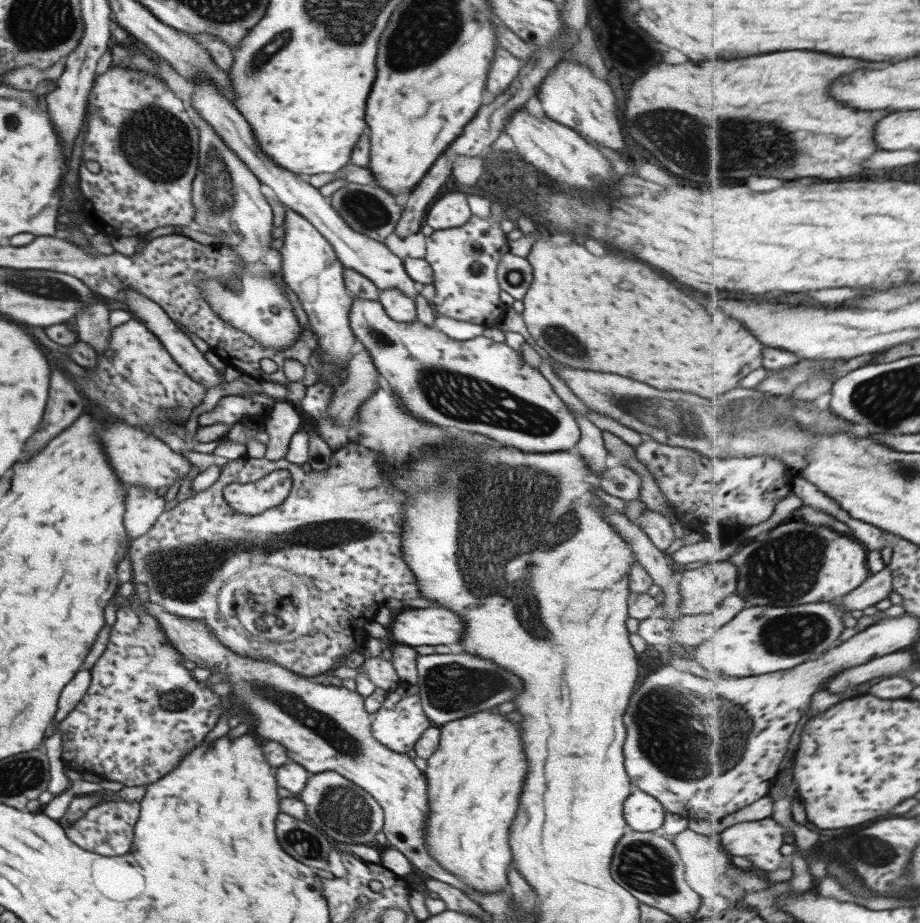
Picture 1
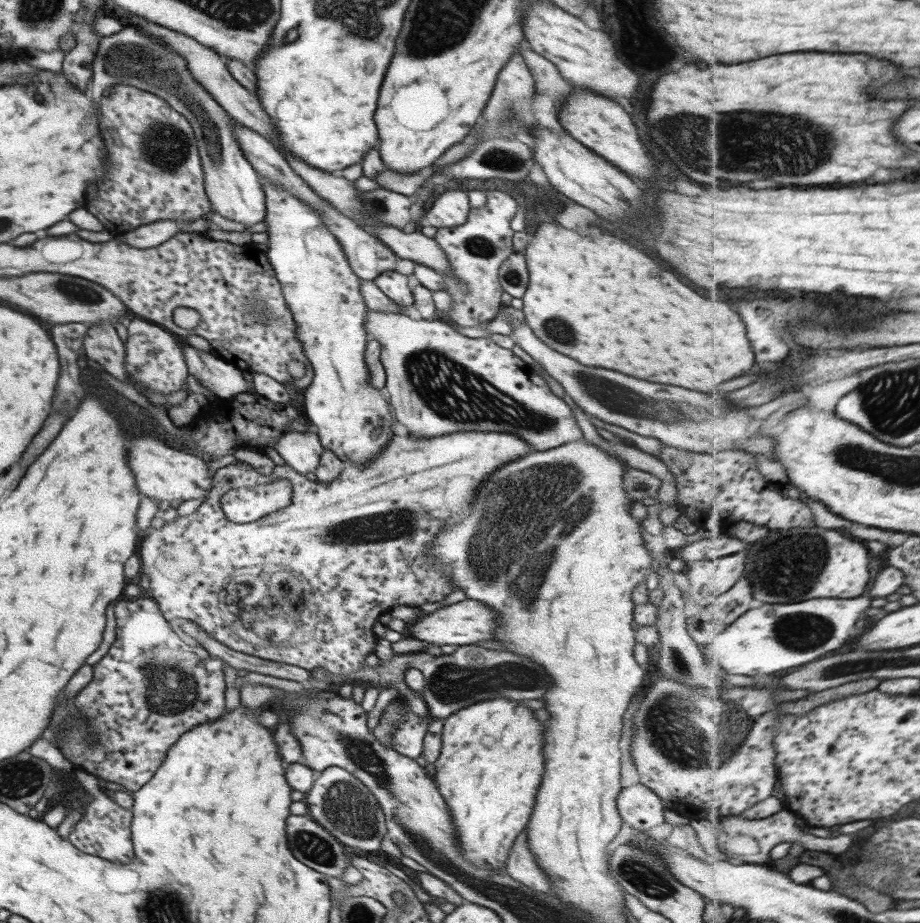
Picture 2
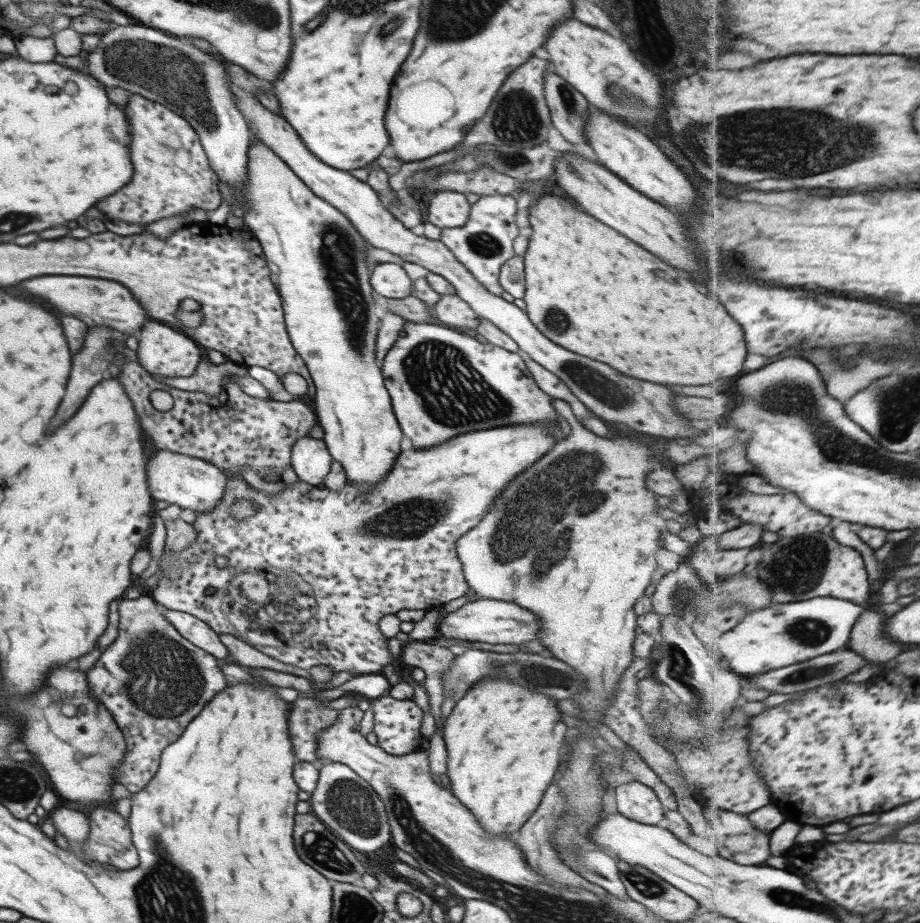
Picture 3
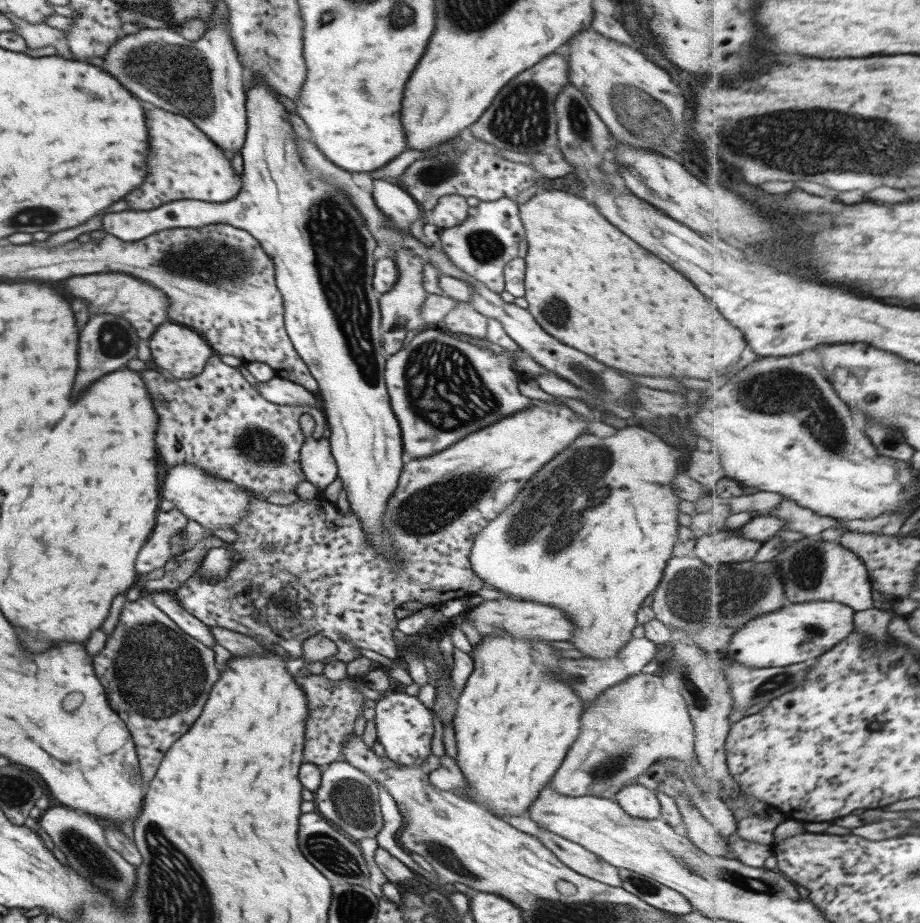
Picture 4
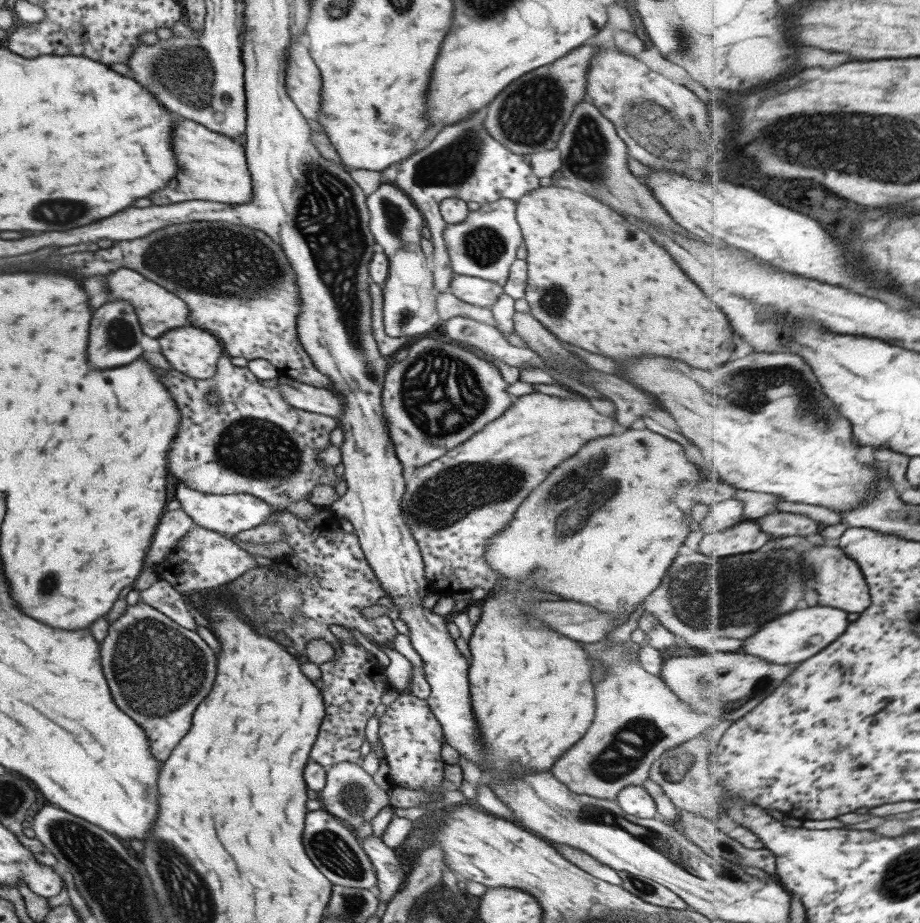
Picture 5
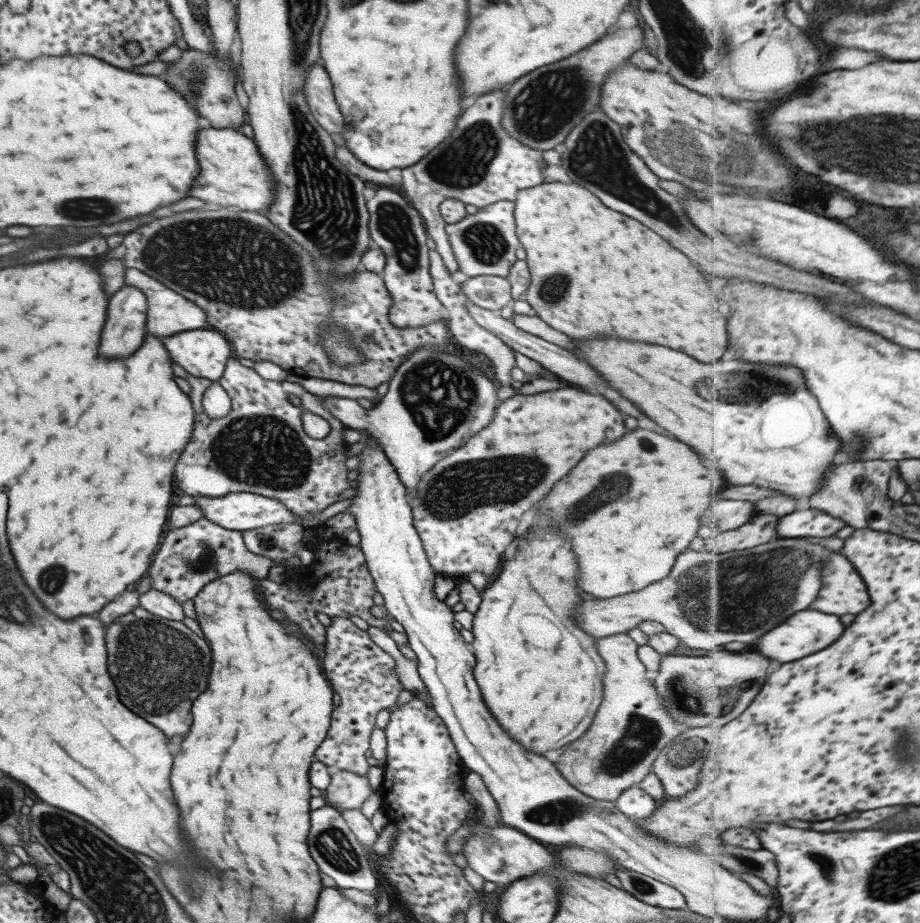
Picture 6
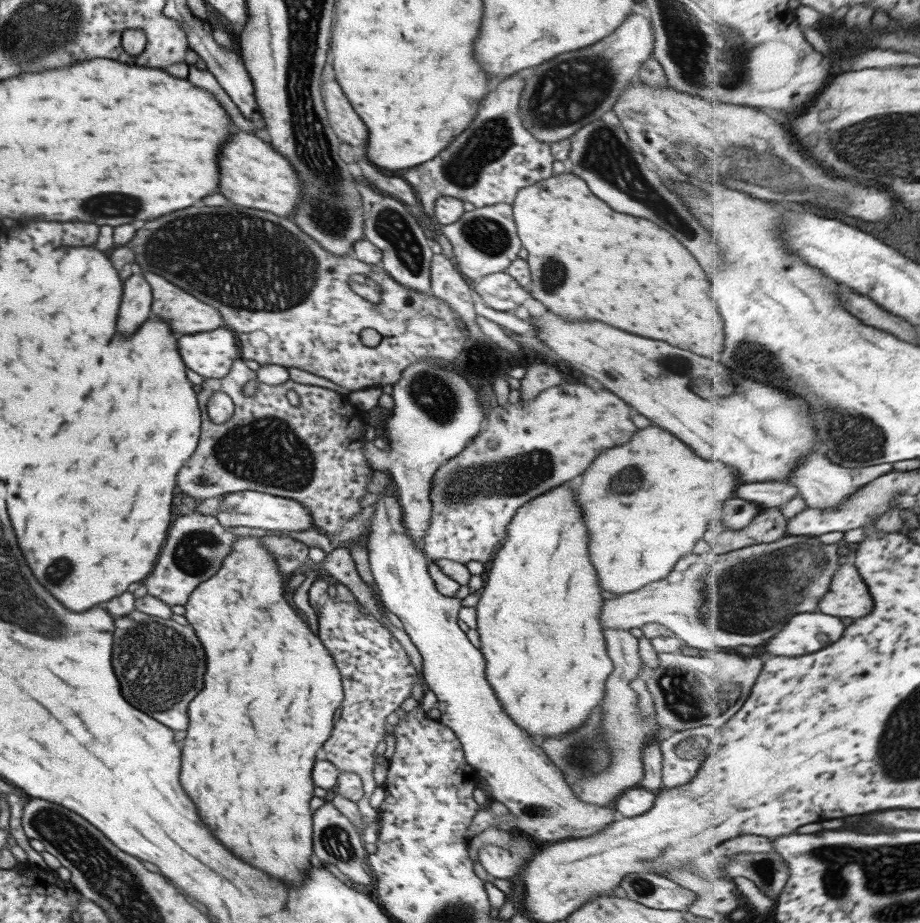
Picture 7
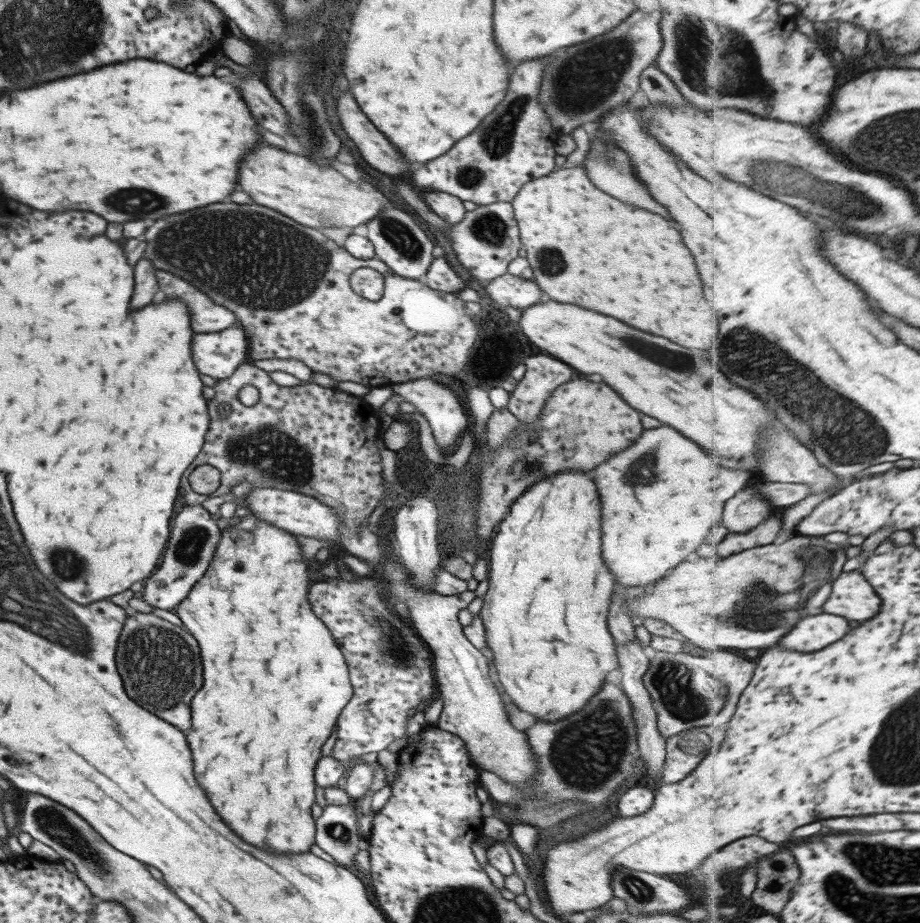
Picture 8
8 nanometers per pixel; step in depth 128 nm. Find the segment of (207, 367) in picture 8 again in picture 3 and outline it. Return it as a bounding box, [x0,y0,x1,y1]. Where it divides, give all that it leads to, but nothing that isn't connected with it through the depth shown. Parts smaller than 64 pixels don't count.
[137,321,203,378]

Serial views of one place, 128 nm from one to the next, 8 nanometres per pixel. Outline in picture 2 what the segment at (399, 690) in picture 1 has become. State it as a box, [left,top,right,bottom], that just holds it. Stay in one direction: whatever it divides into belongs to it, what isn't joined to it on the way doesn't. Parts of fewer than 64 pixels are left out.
[389,694,429,759]

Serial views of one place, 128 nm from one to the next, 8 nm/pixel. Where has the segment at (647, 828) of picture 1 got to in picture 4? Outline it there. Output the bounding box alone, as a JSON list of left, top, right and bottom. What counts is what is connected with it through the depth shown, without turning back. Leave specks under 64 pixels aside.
[613,782,659,819]

